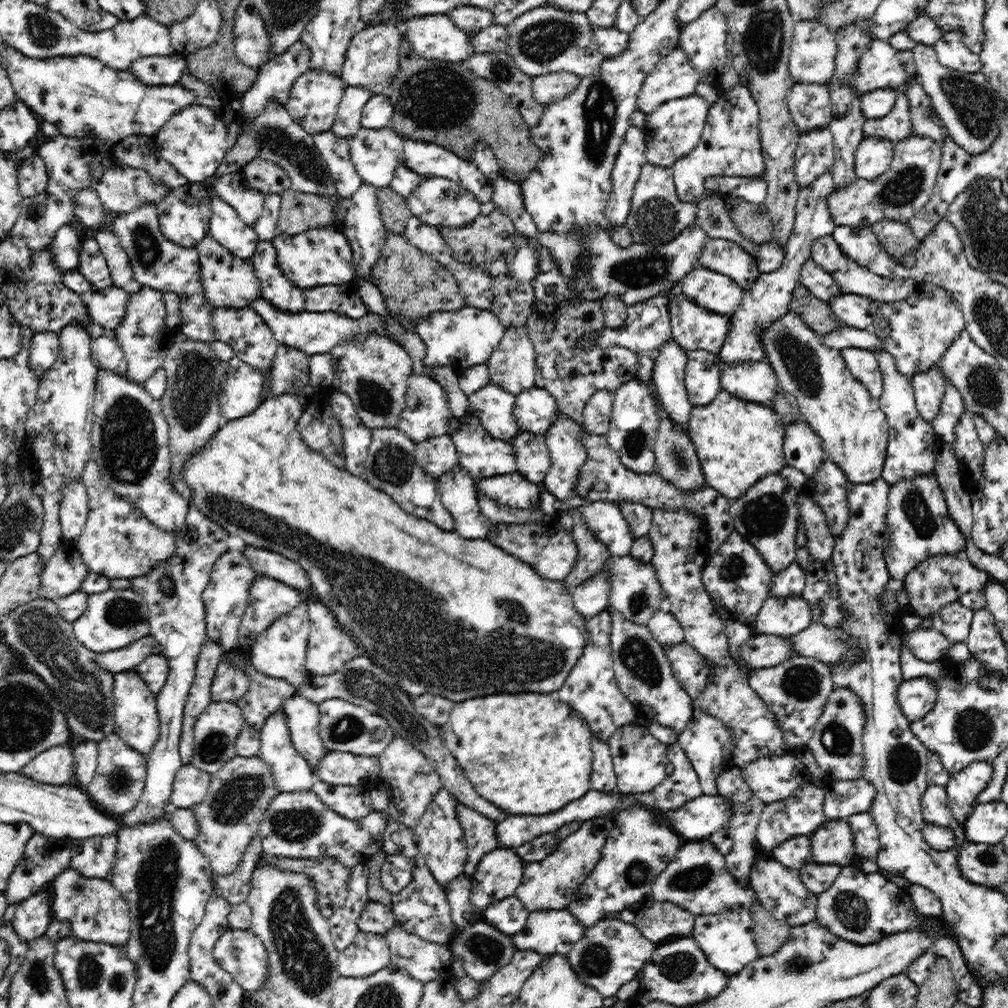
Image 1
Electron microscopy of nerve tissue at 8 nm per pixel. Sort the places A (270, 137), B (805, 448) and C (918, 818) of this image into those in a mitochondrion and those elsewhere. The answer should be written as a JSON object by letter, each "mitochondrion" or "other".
{"A":"mitochondrion","B":"other","C":"other"}

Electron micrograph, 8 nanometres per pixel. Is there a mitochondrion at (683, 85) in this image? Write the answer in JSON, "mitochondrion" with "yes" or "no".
{"mitochondrion":"no"}

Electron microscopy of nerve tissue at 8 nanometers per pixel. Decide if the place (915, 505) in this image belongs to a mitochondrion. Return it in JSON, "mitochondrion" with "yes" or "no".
{"mitochondrion":"yes"}

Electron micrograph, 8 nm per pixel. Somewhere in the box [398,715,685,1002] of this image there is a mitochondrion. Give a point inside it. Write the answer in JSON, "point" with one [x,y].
{"point":[482,947]}

